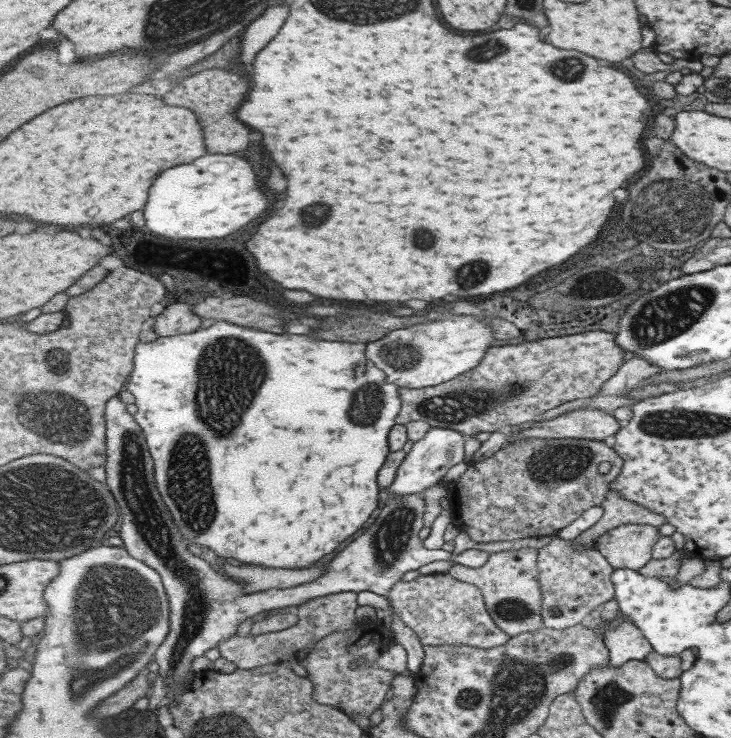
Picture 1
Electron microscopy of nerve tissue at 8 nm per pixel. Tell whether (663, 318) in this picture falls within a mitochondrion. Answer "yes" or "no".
yes

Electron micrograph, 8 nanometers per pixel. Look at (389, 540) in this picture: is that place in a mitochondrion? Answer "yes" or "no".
yes

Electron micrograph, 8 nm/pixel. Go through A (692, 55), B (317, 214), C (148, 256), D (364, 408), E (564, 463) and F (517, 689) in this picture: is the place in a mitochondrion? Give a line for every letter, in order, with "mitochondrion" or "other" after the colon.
A: other
B: mitochondrion
C: other
D: mitochondrion
E: mitochondrion
F: mitochondrion

